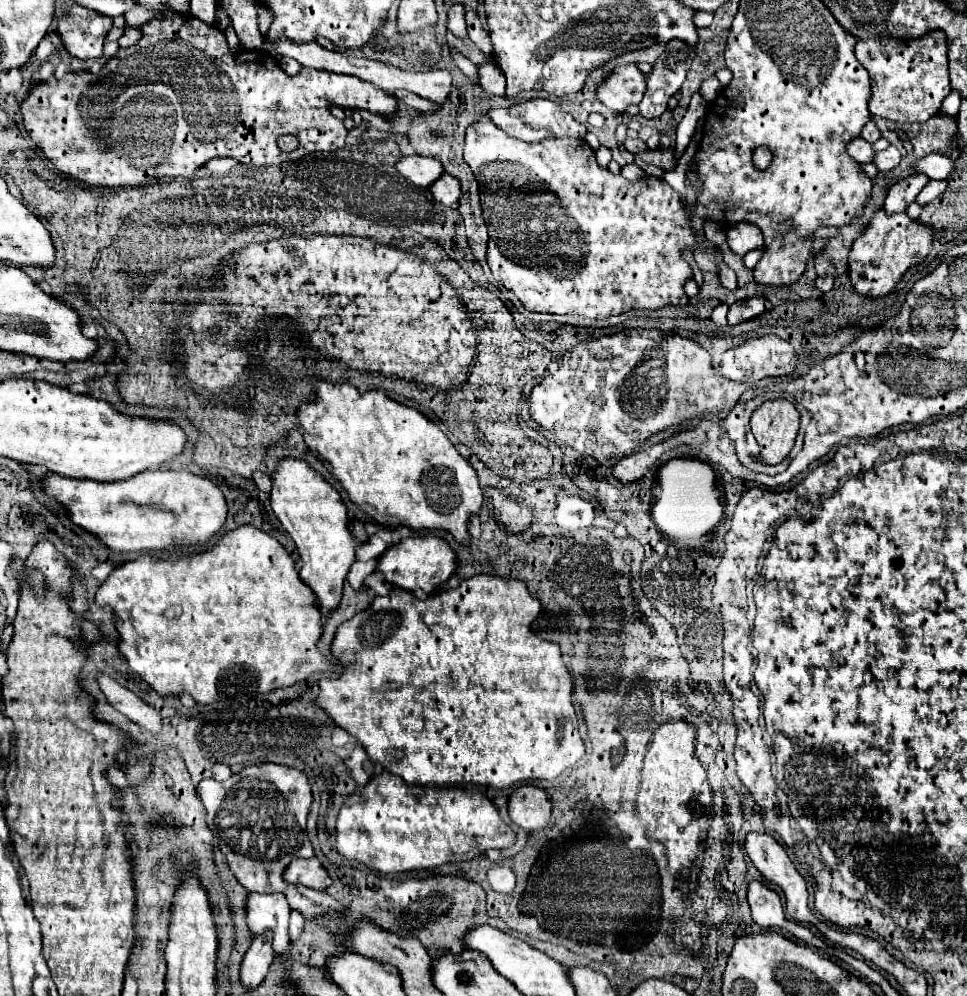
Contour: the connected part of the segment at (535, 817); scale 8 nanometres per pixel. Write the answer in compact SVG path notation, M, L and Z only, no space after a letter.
M519 786L509 796L509 818L519 828L533 832L547 828L553 804L545 790L537 786Z

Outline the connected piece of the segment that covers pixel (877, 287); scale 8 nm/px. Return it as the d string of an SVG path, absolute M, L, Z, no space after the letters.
M879 210L849 252L849 280L863 298L883 298L895 290L903 274L925 260L933 244L933 228L911 220L907 214L887 216Z

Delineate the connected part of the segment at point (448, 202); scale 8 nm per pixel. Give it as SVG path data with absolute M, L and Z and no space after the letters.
M441 174L441 178L437 178L437 182L433 182L431 186L431 194L435 202L443 206L453 206L457 204L457 198L461 194L461 186L457 186L457 180L453 176Z

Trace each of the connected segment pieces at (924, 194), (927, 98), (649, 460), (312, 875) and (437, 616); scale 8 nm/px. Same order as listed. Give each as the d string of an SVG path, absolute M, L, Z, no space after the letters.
M929 180L929 182L927 182L927 186L919 192L919 196L917 196L917 204L921 204L921 206L929 204L929 202L931 202L931 200L935 200L939 194L943 194L943 192L945 192L945 188L947 188L947 182L945 182L945 180L943 180L943 182Z
M931 32L925 38L909 42L901 42L899 38L857 42L855 54L871 78L869 110L873 116L891 122L927 122L939 112L943 98L951 92L945 34L941 32Z
M661 442L661 444L657 444L657 446L649 448L649 450L641 450L641 452L635 452L631 456L625 456L613 466L611 474L621 484L639 482L647 474L647 470L657 464L657 460L665 454L665 450L667 450L667 442Z
M313 856L309 860L293 860L285 872L283 880L291 884L303 884L313 890L327 890L331 886L331 878L321 866L321 862Z
M473 576L469 580L463 580L457 588L447 592L437 592L429 596L427 600L419 600L415 594L409 594L401 588L393 588L389 596L375 596L371 606L359 614L355 614L351 620L343 622L335 638L331 642L331 654L333 656L345 656L347 650L353 650L357 656L357 662L347 666L345 672L335 680L319 680L319 694L315 698L315 704L345 732L357 738L357 742L365 748L367 756L381 764L391 774L401 776L407 784L415 786L433 786L433 788L445 788L445 786L463 786L463 784L477 784L477 786L491 786L497 790L505 790L521 780L553 780L567 768L571 768L575 762L579 762L585 754L585 744L577 730L577 716L573 708L573 676L565 668L561 650L557 644L541 640L537 634L531 632L533 620L541 614L541 604L535 600L523 582L517 580L503 580L499 576Z

